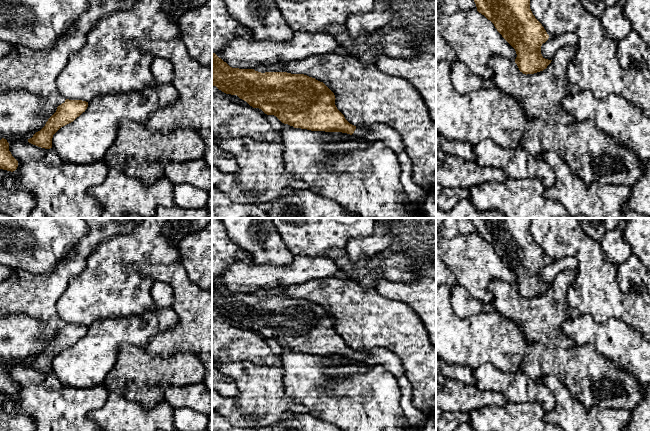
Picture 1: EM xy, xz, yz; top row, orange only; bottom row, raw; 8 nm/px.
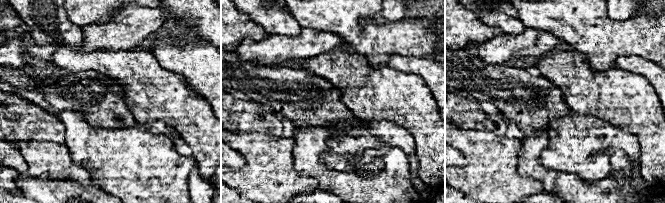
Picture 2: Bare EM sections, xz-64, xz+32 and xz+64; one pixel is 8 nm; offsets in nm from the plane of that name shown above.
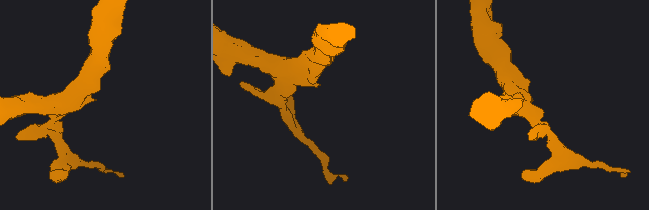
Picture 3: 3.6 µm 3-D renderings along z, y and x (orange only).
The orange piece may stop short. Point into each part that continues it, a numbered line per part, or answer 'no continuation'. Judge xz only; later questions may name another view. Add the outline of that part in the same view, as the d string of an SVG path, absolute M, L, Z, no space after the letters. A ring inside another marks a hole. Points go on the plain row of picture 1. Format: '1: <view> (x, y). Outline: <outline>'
1: xz (359, 355). Outline: M357 351L352 359L355 360L363 360L366 357L367 352L366 351Z

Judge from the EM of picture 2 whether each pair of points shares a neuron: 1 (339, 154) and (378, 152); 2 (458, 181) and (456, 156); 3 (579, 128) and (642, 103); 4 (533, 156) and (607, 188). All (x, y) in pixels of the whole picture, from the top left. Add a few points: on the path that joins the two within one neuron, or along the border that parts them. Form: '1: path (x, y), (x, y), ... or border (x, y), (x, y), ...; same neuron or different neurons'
1: border (384, 144), (367, 148), (360, 162); different neurons
2: border (455, 148), (466, 161), (462, 167); different neurons
3: border (577, 113), (586, 113), (622, 128); different neurons
4: path (546, 176), (553, 182), (570, 188), (587, 188); same neuron

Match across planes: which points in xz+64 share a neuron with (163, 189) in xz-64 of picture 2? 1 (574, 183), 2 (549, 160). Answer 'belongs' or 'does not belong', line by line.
1: belongs
2: does not belong

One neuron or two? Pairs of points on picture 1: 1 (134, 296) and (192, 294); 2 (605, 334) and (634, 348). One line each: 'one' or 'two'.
1: two
2: one

